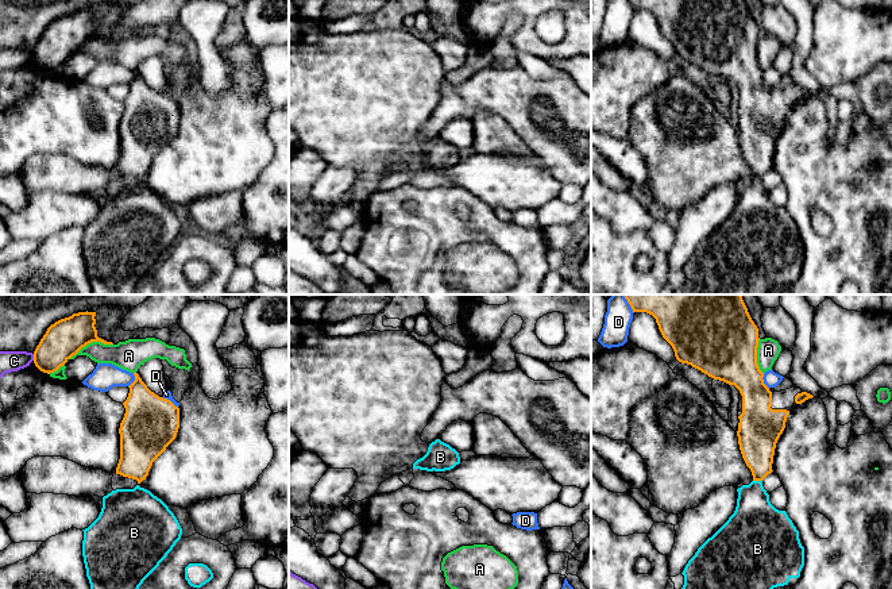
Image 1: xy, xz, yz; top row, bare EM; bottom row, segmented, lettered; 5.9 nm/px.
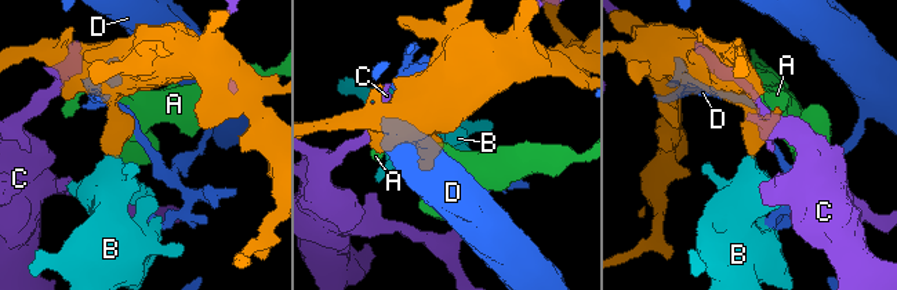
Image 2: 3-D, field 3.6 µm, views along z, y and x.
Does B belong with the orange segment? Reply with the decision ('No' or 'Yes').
Yes

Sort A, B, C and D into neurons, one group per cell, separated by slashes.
A / B / C / D

